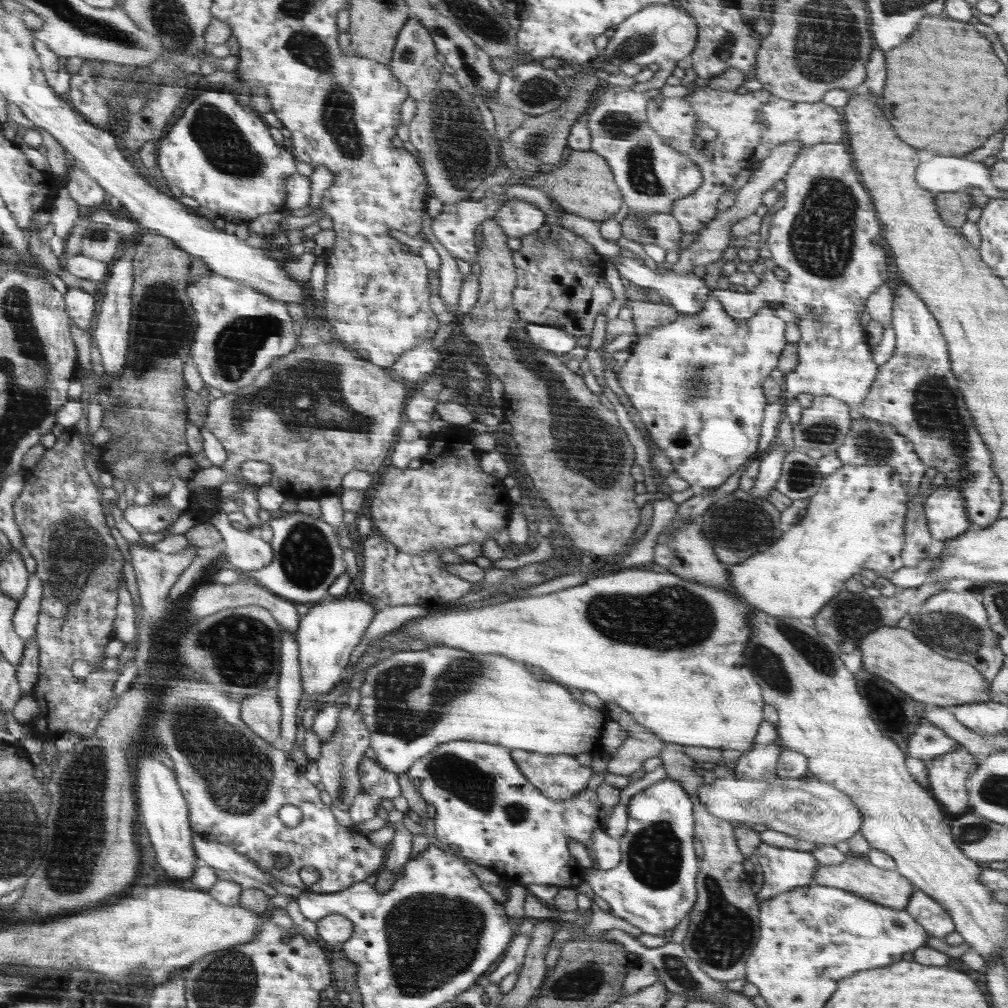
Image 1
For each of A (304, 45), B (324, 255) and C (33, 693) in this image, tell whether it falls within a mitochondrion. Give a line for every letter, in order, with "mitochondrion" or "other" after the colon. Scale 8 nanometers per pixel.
A: mitochondrion
B: other
C: other

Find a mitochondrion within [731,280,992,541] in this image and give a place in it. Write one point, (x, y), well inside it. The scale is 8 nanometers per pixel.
(936, 413)

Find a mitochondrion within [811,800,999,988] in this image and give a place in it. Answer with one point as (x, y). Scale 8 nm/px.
(972, 832)

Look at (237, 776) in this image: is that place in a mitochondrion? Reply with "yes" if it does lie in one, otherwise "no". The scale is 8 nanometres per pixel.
yes

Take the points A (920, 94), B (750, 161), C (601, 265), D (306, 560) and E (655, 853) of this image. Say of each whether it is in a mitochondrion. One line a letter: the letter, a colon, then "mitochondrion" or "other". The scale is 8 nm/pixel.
A: other
B: other
C: other
D: mitochondrion
E: mitochondrion

